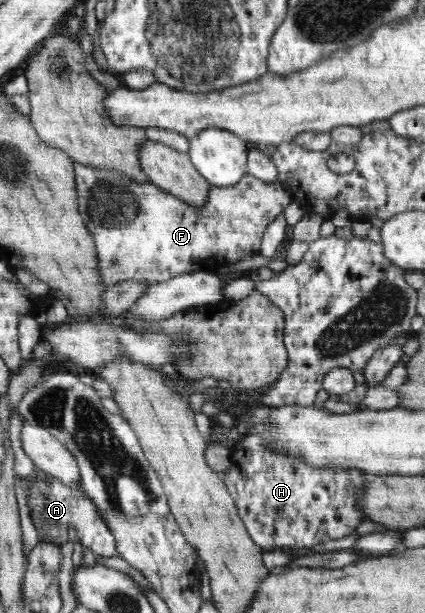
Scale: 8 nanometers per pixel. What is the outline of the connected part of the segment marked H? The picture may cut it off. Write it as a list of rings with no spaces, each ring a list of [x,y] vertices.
[[[244,437],[240,438],[237,442],[233,443],[233,449],[230,452],[230,465],[232,468],[226,470],[220,474],[221,479],[226,484],[227,490],[235,501],[237,512],[243,519],[245,529],[250,534],[250,537],[254,540],[254,543],[261,549],[262,552],[274,551],[276,549],[281,550],[282,547],[312,547],[313,545],[320,545],[320,543],[326,543],[326,541],[336,541],[336,539],[342,539],[342,537],[349,536],[355,533],[356,528],[362,521],[364,521],[364,514],[360,513],[360,509],[357,509],[356,502],[358,493],[361,492],[361,488],[364,487],[364,483],[368,483],[369,480],[374,478],[373,475],[367,474],[360,470],[330,470],[330,469],[313,469],[308,465],[308,462],[304,461],[302,457],[292,457],[292,454],[274,454],[272,450],[264,449],[264,446],[260,443],[258,437]]]

